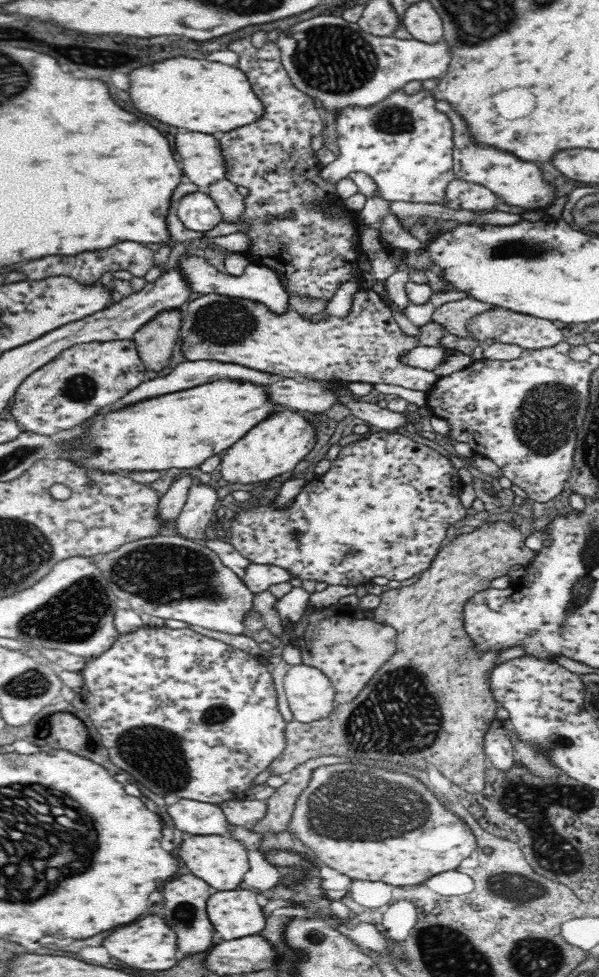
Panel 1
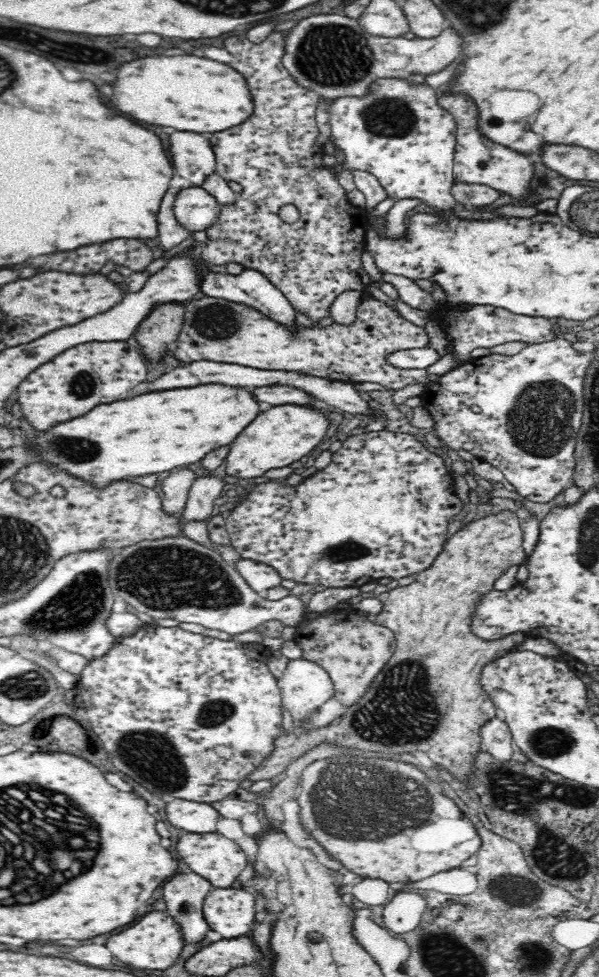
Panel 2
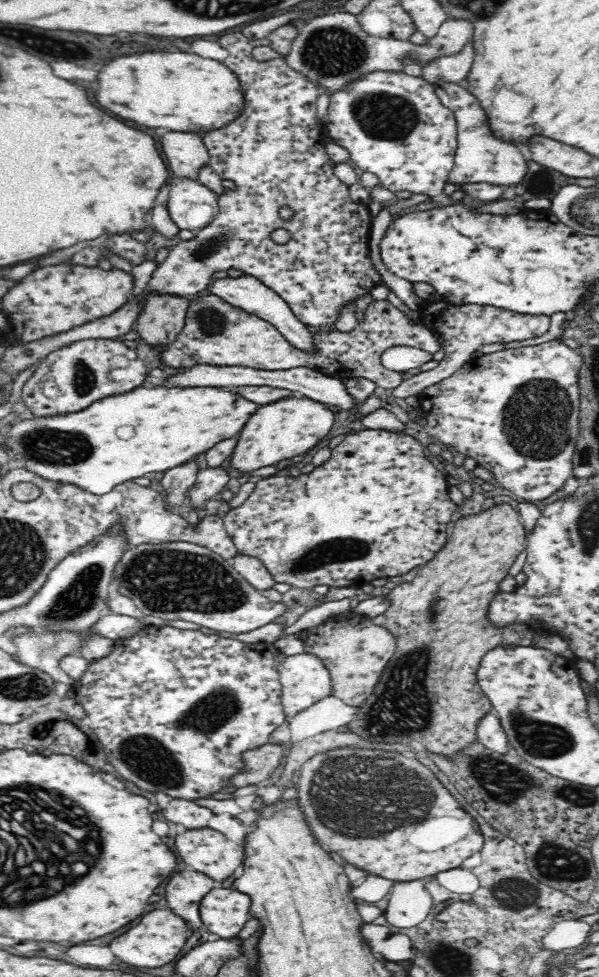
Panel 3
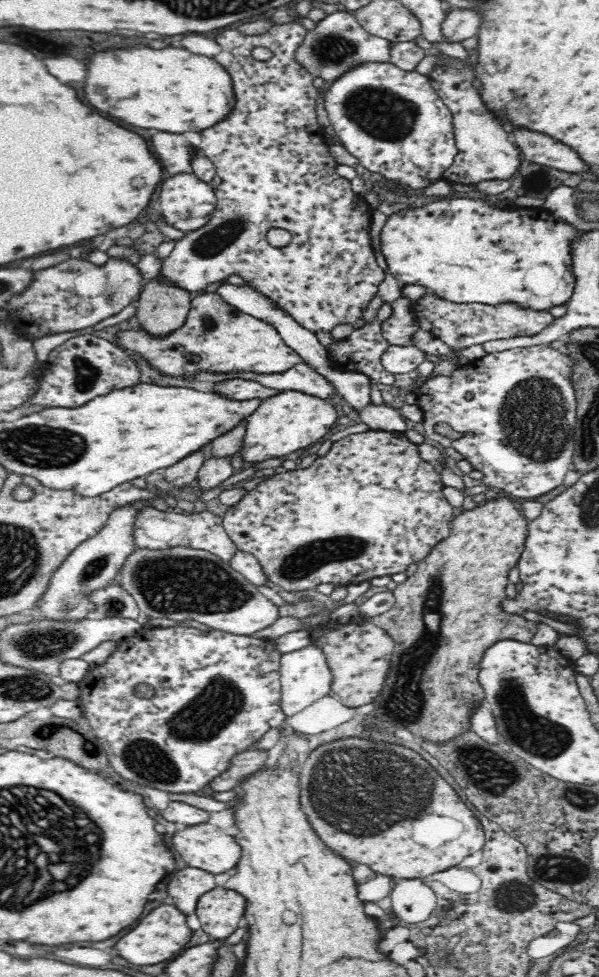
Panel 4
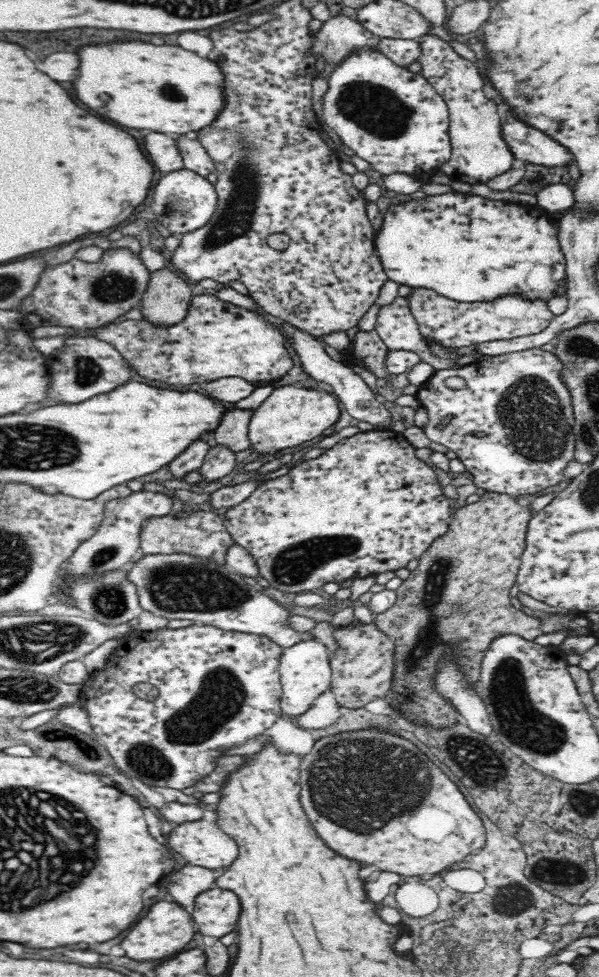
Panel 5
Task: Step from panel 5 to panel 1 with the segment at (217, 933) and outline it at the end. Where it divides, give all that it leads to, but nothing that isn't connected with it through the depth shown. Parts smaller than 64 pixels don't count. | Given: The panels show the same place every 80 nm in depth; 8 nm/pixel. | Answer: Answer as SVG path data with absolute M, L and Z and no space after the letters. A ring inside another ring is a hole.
M240 888L215 891L206 902L206 910L221 940L258 935L267 919L256 901L256 893Z

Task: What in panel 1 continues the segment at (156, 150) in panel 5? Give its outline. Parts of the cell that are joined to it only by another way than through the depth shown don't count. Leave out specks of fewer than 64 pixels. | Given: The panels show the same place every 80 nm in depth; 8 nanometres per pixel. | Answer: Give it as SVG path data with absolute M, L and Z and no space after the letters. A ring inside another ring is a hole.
M196 132L176 134L174 152L178 152L180 156L182 170L186 174L184 177L188 177L200 190L225 177L227 165L223 162L221 149L214 135Z

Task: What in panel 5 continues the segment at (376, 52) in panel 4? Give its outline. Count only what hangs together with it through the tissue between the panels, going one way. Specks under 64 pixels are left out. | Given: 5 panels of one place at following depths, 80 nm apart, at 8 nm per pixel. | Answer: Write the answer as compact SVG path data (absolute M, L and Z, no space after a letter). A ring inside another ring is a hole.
M344 15L331 17L323 22L322 29L313 34L311 52L324 56L328 64L338 64L352 50L362 46L376 46L379 37L362 26L360 21Z

